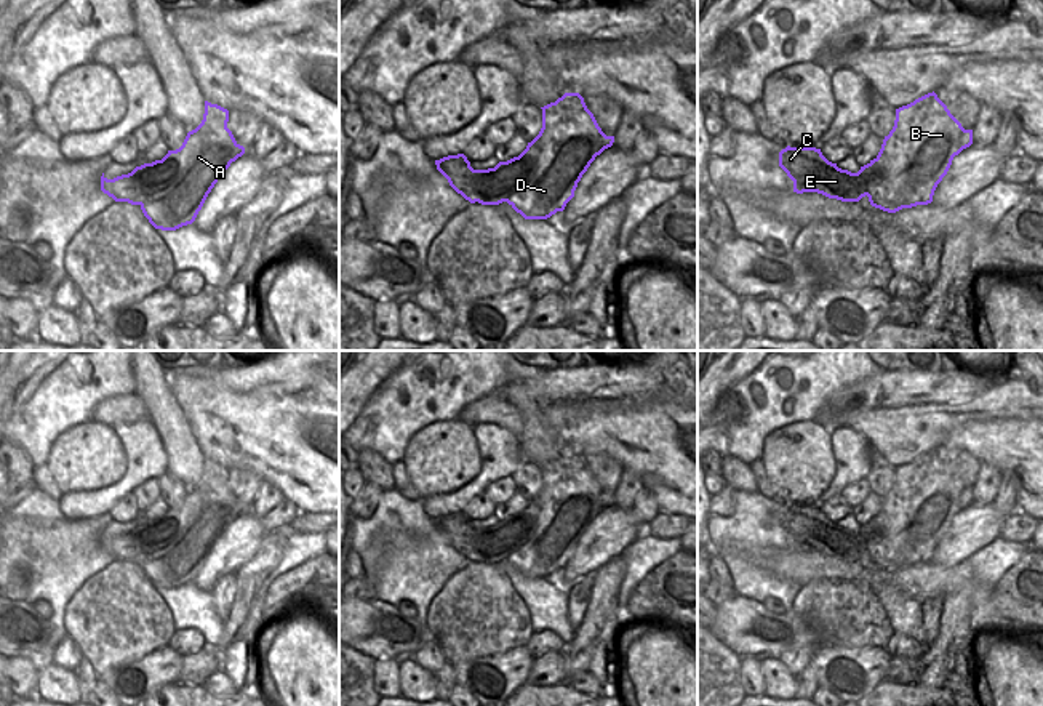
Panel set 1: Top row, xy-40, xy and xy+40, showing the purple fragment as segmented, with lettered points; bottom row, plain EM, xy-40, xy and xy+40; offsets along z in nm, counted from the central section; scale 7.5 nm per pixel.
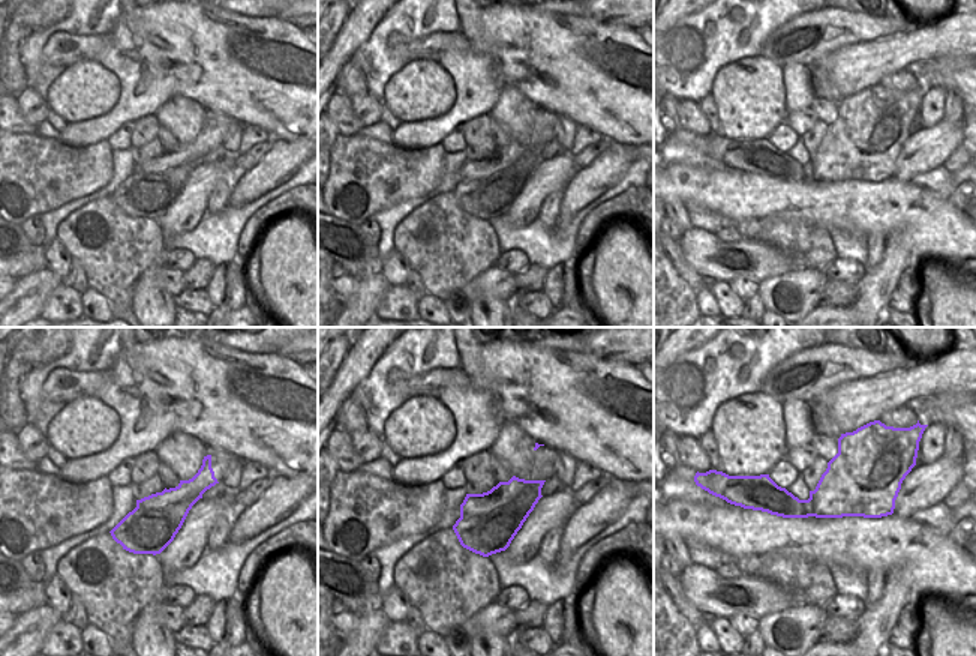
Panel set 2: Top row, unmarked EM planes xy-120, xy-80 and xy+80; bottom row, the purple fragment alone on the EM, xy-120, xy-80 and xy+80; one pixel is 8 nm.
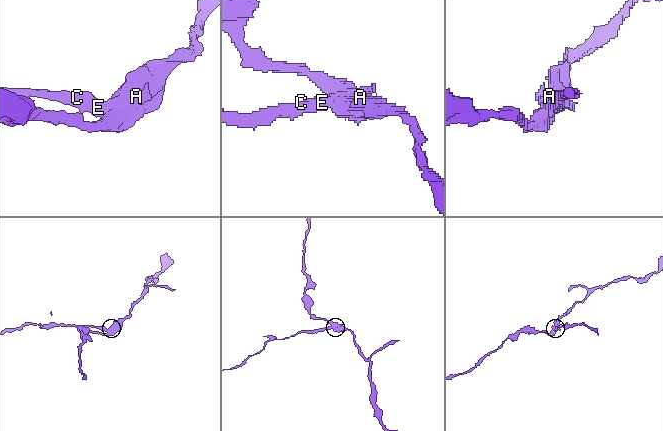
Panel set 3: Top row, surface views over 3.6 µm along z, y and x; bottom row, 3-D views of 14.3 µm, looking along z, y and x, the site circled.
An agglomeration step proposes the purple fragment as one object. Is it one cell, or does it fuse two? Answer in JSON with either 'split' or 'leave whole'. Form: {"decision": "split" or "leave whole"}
{"decision": "split"}

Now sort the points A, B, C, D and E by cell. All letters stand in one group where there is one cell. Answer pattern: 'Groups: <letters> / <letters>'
Groups: A B D / C E

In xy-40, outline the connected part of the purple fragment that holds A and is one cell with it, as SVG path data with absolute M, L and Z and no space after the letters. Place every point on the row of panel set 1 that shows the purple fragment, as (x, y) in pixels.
M205 101L202 123L187 133L179 149L168 150L163 157L174 160L181 174L170 187L141 205L155 229L176 231L192 224L218 179L245 154L227 122L227 109Z

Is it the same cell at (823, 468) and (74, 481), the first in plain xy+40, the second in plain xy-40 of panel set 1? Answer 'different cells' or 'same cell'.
same cell

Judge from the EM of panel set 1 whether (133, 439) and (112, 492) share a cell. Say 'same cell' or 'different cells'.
same cell

